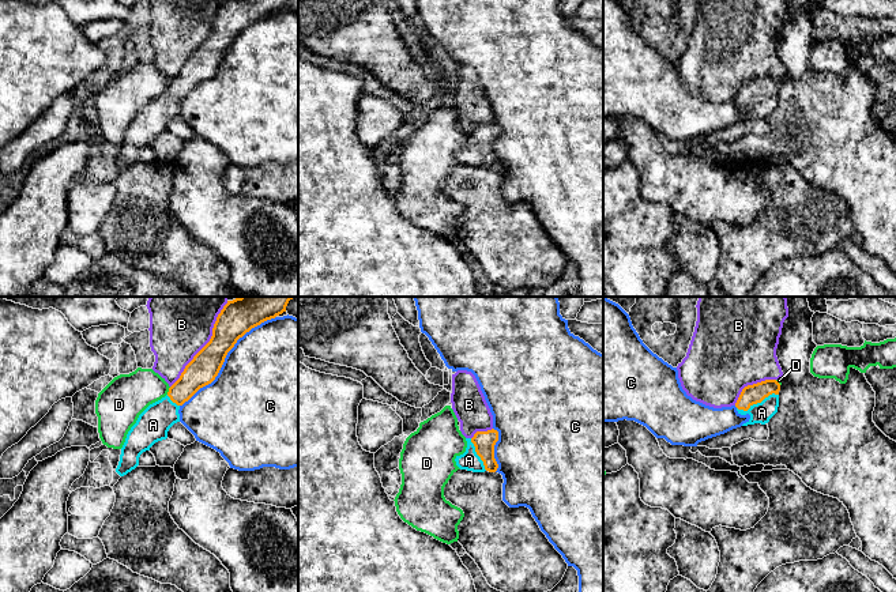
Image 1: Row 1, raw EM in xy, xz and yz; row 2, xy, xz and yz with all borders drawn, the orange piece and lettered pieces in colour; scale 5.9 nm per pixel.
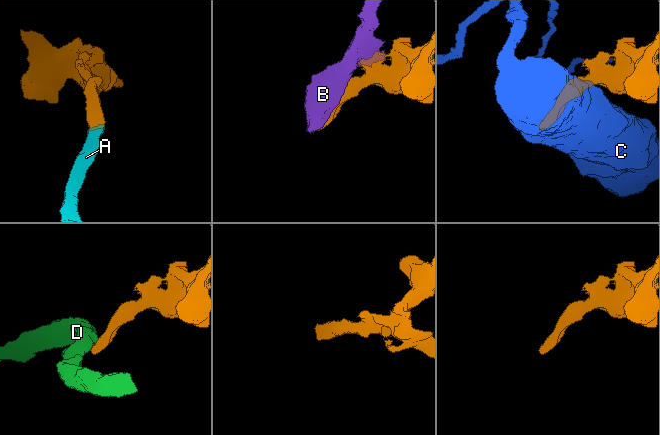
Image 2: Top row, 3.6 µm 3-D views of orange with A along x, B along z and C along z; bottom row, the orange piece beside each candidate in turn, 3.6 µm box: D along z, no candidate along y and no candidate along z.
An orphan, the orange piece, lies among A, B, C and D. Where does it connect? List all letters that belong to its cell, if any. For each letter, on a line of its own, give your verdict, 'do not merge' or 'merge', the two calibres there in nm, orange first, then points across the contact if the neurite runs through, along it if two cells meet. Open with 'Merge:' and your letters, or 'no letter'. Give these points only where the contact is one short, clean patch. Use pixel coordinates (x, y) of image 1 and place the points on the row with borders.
Merge: A
A: merge; 120 nm thick on the orange side, 120 nm on the other; runs through yz (755, 393), (757, 402), (761, 413)
B: do not merge; 200 nm thick on the orange side, 400 nm on the other
C: do not merge; 200 nm thick on the orange side, 480 nm on the other
D: do not merge; 180 nm thick on the orange side, 260 nm on the other; border along xy (170, 387), (166, 393)

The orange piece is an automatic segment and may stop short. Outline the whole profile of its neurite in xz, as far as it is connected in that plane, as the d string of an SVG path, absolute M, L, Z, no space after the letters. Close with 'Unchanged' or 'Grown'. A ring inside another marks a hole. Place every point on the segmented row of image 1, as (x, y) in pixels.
M477 431L473 438L466 438L467 448L455 461L460 470L473 472L496 472L498 464L494 459L494 445L498 441L498 431Z. Grown

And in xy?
M240 297L233 301L227 301L217 317L210 342L185 366L180 378L169 388L167 395L150 404L139 415L136 423L128 431L125 442L121 448L120 461L116 468L116 472L120 476L127 475L139 465L139 457L143 452L150 450L155 442L167 438L169 429L174 423L180 422L180 407L200 388L211 384L215 380L227 352L234 347L237 340L252 328L286 312L286 306L293 298L294 297Z. Grown

